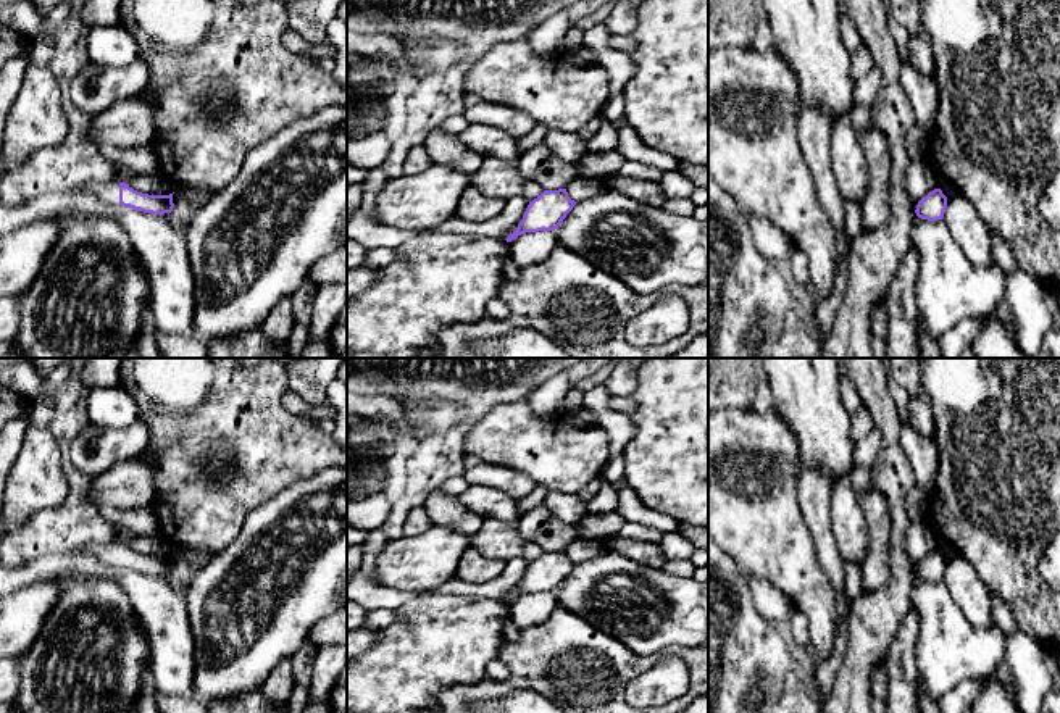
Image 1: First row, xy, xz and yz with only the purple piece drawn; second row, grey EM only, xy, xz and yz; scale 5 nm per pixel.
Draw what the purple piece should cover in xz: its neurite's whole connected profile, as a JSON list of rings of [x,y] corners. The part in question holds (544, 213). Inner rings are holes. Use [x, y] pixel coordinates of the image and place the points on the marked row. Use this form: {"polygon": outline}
{"polygon": [[[566,189],[544,190],[529,202],[516,231],[505,240],[511,242],[526,232],[555,231],[574,205],[576,202],[568,197]]]}

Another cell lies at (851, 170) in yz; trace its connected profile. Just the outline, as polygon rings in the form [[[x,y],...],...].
[[[847,115],[833,124],[831,160],[842,198],[860,205],[870,187],[868,156]]]

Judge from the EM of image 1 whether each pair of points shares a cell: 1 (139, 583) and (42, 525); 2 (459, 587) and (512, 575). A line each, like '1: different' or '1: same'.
1: different
2: same

